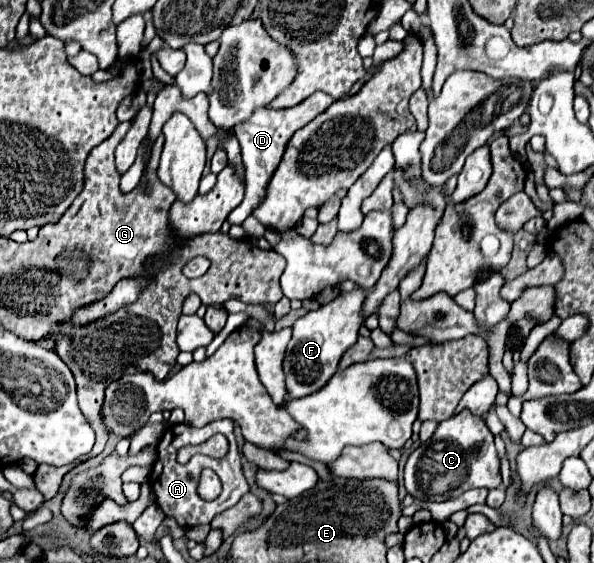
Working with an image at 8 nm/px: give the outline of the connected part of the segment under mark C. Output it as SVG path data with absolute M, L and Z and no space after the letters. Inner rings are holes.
M468 409L452 415L446 421L440 421L430 443L420 445L408 457L408 463L404 467L404 485L406 485L408 493L420 501L446 501L446 499L462 495L468 489L476 489L476 487L494 489L494 487L498 487L500 485L500 463L498 463L498 455L494 449L494 435L490 433L486 421L482 417L472 415Z

